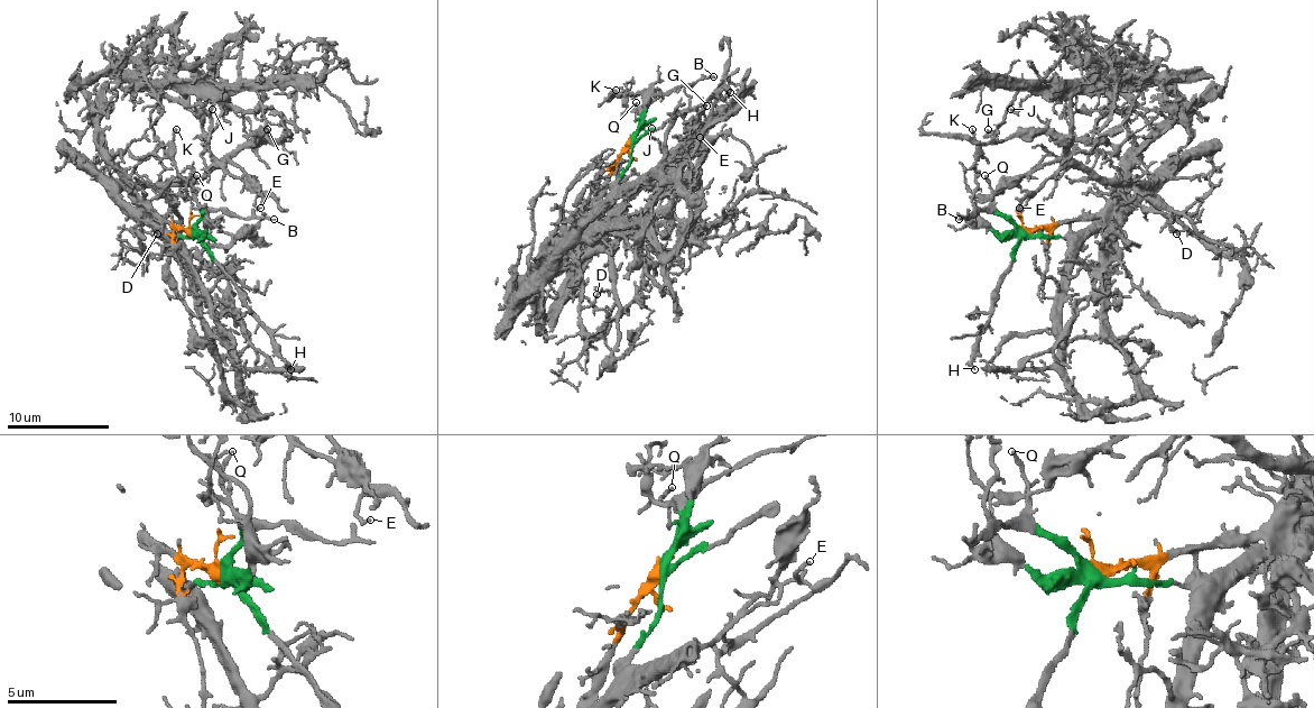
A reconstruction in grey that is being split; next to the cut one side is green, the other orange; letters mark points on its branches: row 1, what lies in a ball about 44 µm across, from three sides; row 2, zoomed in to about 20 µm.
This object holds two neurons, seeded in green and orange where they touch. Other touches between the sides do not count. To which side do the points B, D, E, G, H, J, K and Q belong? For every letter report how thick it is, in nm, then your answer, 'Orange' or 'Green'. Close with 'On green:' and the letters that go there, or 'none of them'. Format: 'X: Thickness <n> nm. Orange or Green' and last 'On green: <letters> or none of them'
B: Thickness 100 nm. Green
D: Thickness 140 nm. Orange
E: Thickness 150 nm. Orange
G: Thickness 160 nm. Orange
H: Thickness 200 nm. Green
J: Thickness 140 nm. Orange
K: Thickness 150 nm. Green
Q: Thickness 130 nm. Green
On green: B, H, K, Q

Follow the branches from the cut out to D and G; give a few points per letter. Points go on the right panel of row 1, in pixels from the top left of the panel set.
D: (1025, 231), (1102, 215), (1127, 191), (1135, 191), (1153, 195), (1168, 211), (1176, 233)
G: (1025, 231), (1102, 215), (1114, 191), (1071, 159), (1071, 113), (1045, 88), (1023, 88), (1005, 121), (987, 129)

